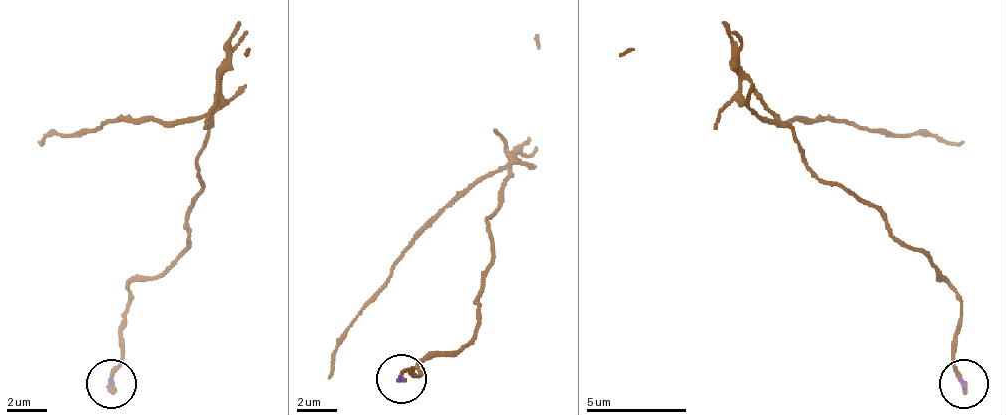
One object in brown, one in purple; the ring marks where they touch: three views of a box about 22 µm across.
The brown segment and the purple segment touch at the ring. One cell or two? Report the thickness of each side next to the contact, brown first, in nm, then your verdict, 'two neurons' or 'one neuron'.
280 nm thick on the brown side, 70 nm on the other; two neurons

